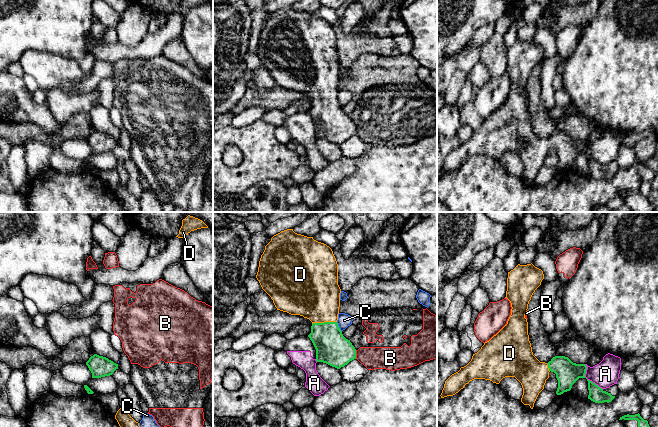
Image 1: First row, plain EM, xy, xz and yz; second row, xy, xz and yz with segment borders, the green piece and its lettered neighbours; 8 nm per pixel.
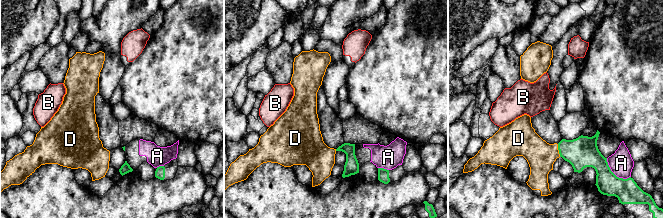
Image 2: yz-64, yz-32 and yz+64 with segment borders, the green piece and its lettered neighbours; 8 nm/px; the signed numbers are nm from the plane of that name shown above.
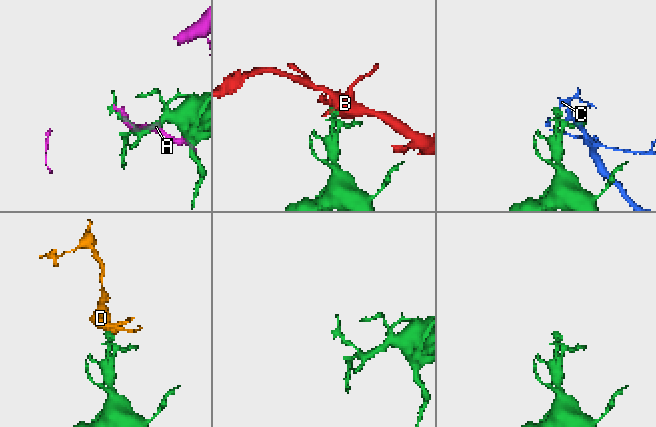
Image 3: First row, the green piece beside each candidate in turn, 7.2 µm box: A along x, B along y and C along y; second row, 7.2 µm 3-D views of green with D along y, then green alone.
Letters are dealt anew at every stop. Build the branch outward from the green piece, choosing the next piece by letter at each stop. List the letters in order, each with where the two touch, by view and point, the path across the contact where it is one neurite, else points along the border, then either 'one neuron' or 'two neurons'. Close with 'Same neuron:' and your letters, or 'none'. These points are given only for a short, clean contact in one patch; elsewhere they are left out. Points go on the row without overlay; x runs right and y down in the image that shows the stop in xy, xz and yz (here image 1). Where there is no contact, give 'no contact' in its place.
A: meets green in yz at (587, 155); two neurons
B: meets green in xz at (355, 130); two neurons
C: meets green in xz at (338, 103); two neurons
D: meets green in xz at (324, 98); one neuron
Same neuron: D

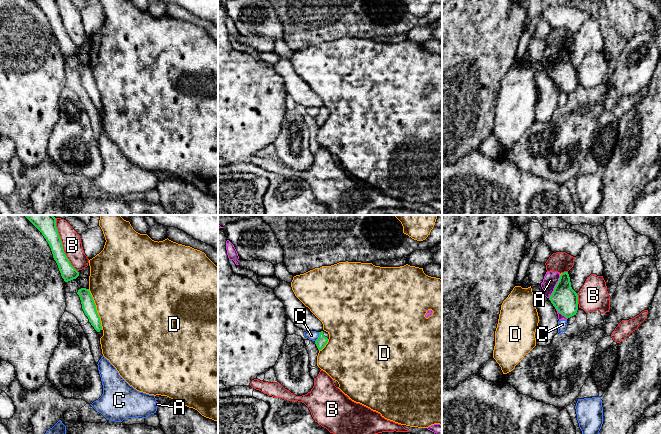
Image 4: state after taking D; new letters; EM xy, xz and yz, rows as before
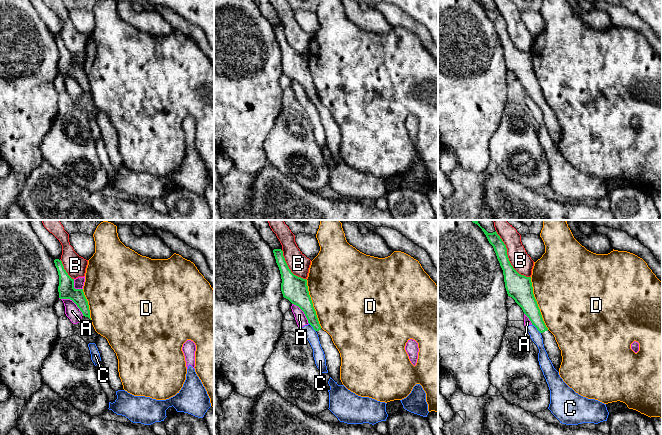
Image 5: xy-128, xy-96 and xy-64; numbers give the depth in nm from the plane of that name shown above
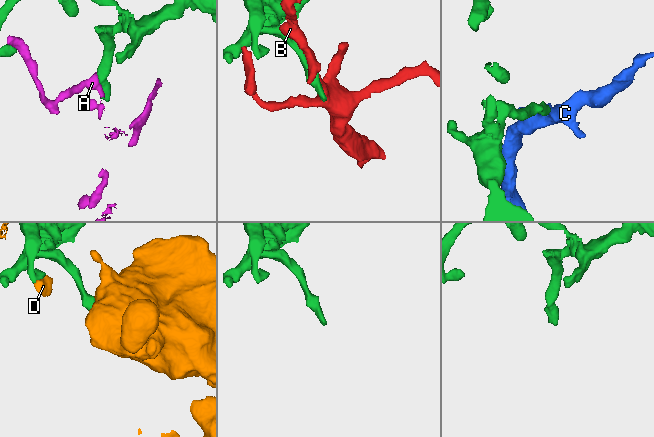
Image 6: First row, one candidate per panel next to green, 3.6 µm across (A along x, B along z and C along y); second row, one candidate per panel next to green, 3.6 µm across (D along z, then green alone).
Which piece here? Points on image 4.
A: meets green in yz at (555, 63); two neurons
B: meets green in xy at (62, 24); two neurons
C: meets green in xz at (318, 113); border along xz (319, 108), (319, 112), (315, 117); two neurons
D: meets green in xy at (95, 85); two neurons
Same neuron: none

